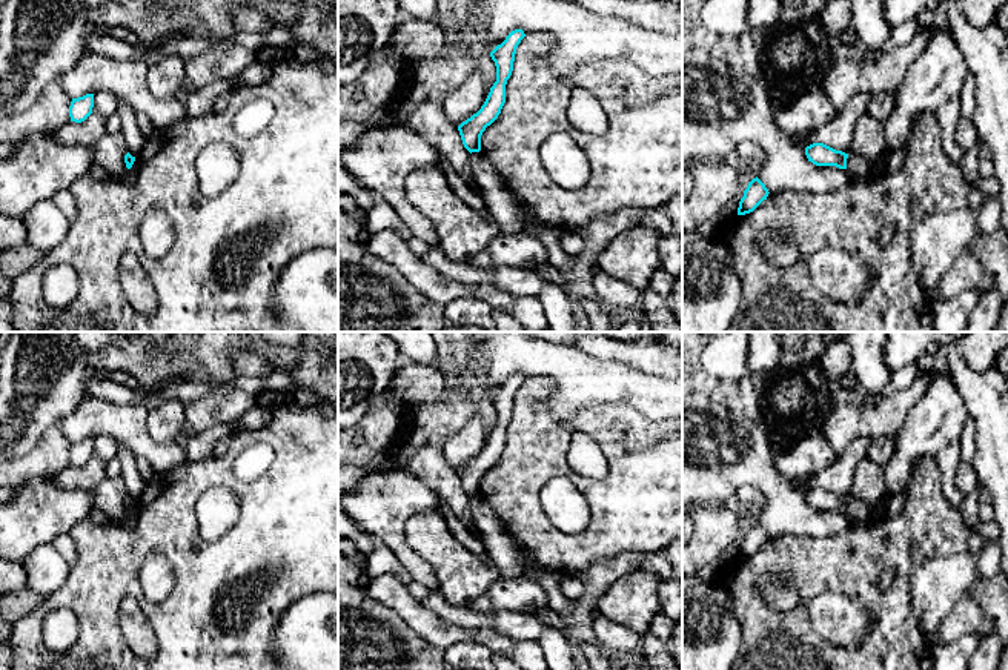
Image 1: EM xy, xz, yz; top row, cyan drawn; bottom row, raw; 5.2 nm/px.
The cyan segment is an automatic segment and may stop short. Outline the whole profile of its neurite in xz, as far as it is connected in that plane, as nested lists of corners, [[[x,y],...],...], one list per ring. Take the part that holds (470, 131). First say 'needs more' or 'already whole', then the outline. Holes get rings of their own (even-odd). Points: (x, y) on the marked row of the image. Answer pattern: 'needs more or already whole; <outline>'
already whole; [[[522,29],[512,31],[506,40],[490,52],[496,66],[496,81],[481,109],[458,126],[464,148],[472,152],[481,151],[481,135],[490,126],[506,103],[506,85],[513,71],[516,48],[526,37]]]

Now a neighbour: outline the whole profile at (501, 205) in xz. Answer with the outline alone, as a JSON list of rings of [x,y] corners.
[[[479,151],[470,155],[473,187],[484,200],[489,215],[499,226],[502,237],[524,231],[522,207],[510,194],[495,164]]]

